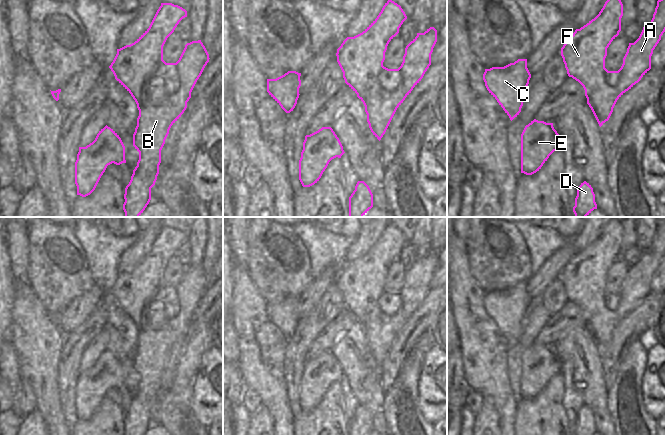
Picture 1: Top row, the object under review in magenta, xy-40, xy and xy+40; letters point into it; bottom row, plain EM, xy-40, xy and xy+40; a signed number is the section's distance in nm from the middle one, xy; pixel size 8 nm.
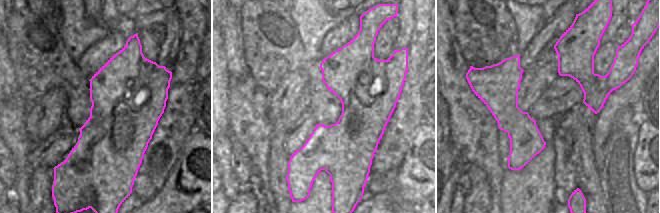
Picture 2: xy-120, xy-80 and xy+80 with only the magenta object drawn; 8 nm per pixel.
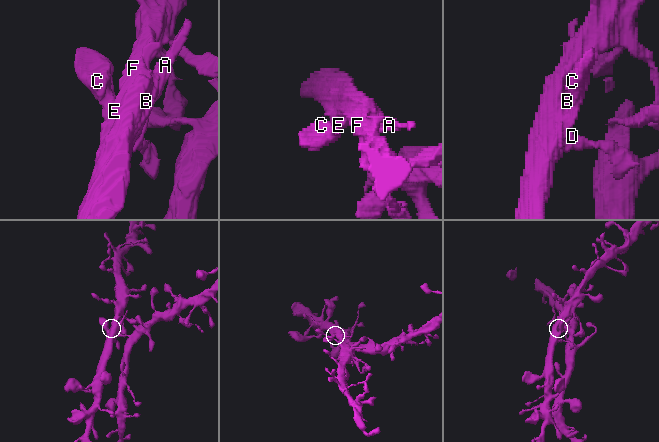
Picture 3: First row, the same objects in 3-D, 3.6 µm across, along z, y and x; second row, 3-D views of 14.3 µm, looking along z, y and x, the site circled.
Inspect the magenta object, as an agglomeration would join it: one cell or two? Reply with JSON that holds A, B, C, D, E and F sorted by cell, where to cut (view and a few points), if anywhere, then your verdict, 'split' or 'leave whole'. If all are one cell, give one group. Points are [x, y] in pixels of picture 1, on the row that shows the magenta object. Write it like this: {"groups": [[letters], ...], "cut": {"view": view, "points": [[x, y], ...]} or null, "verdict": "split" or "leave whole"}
{"groups": [["A", "B", "C", "D", "E", "F"]], "cut": null, "verdict": "leave whole"}

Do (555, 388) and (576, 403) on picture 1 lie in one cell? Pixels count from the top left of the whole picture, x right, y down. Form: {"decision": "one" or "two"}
{"decision": "two"}

